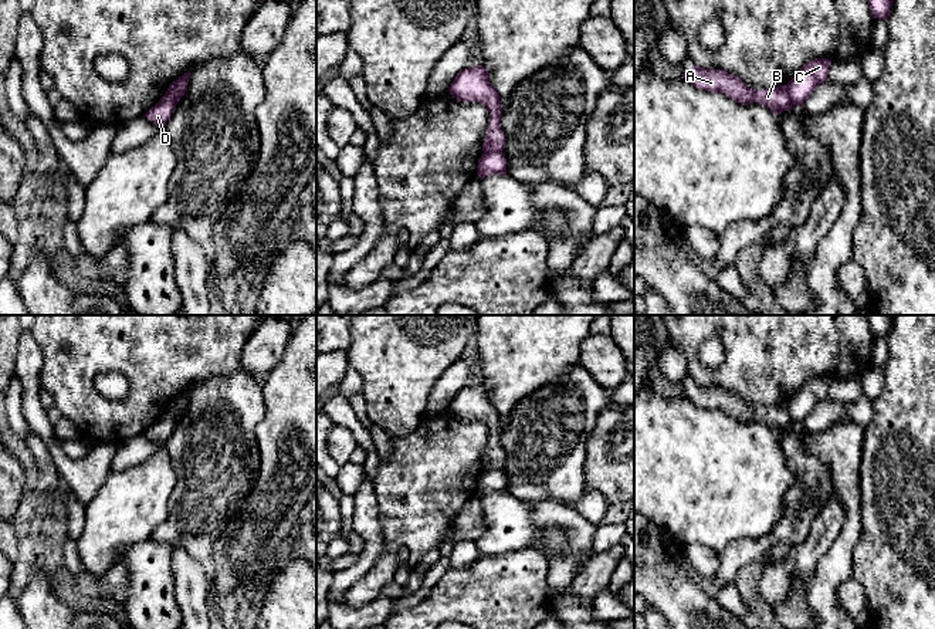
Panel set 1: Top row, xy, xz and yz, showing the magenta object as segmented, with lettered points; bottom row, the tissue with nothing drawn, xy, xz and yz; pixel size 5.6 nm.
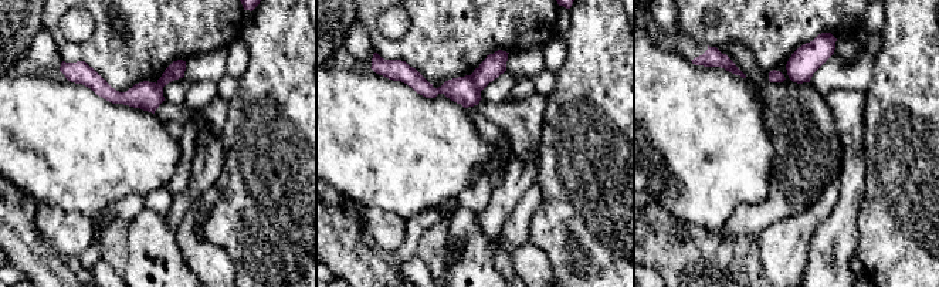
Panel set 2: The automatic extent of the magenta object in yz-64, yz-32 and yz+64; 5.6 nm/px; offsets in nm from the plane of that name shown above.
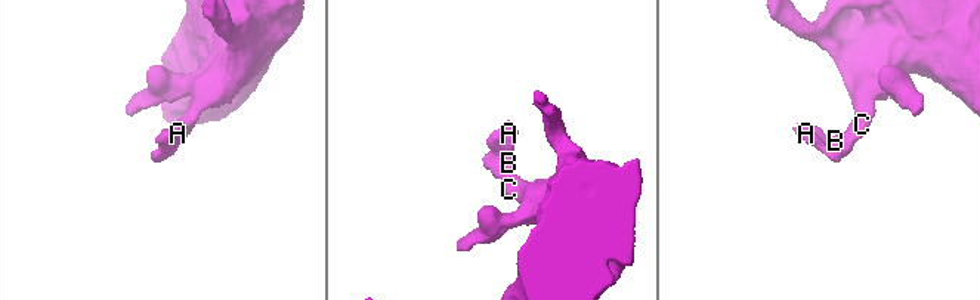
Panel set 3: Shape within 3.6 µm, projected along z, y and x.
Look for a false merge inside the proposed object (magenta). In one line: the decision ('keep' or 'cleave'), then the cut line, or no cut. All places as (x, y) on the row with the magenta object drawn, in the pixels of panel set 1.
cleave | yz (786, 85), (788, 95), (793, 104)

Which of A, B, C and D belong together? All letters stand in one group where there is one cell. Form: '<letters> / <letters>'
A B D / C

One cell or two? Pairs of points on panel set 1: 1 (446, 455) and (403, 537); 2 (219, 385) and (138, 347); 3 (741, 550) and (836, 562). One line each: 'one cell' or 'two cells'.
1: one cell
2: two cells
3: two cells

